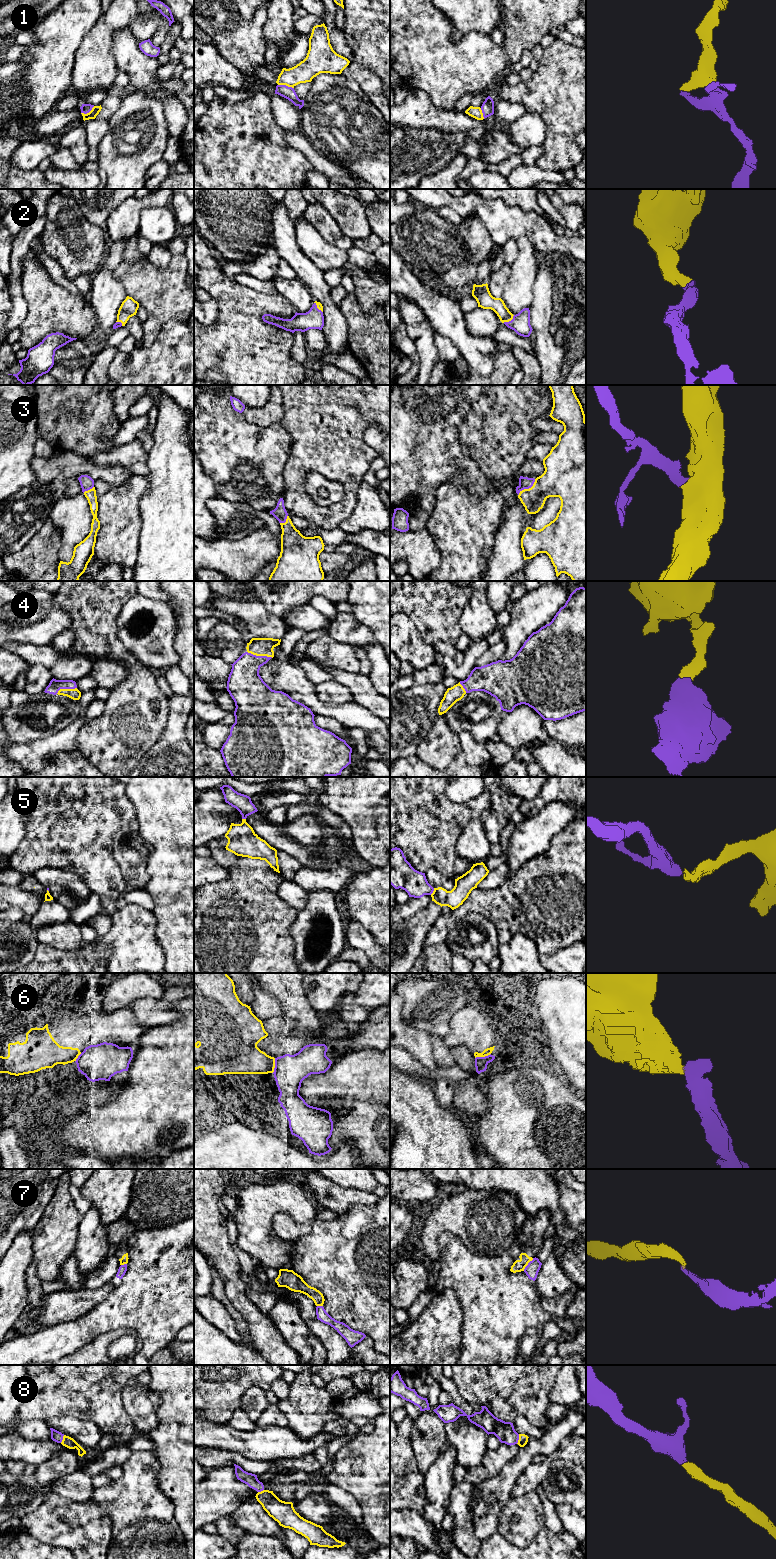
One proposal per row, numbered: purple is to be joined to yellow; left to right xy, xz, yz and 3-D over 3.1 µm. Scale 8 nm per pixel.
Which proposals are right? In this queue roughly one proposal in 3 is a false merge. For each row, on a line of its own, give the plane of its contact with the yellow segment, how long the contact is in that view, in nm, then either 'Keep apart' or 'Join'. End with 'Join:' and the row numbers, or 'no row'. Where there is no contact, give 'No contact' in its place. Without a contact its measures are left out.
1: Touches yellow in xz. Shared border 130 nm. Keep apart
2: Touches yellow in yz. Shared border 110 nm. Join
3: Touches yellow in yz. Shared border 190 nm. Join
4: Touches yellow in xz. Shared border 220 nm. Join
5: Touches yellow in yz. Shared border 70 nm. Keep apart
6: Touches yellow in yz. Shared border 130 nm. Keep apart
7: Touches yellow in yz. Shared border 130 nm. Keep apart
8: Touches yellow in yz. Shared border 80 nm. Join
Join: 2, 3, 4, 8

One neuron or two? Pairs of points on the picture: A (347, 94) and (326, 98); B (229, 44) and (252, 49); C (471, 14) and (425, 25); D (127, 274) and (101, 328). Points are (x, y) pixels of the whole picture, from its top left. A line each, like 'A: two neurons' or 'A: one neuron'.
A: one neuron
B: one neuron
C: two neurons
D: two neurons

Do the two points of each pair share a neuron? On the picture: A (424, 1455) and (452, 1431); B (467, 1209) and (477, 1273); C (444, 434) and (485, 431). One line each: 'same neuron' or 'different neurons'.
A: different neurons
B: different neurons
C: different neurons

